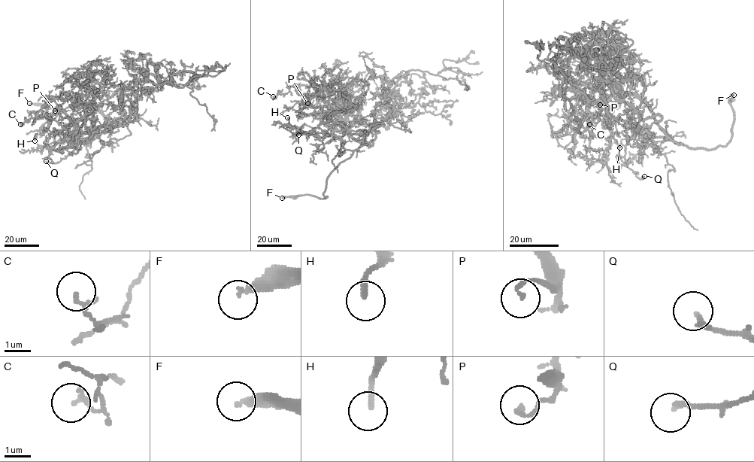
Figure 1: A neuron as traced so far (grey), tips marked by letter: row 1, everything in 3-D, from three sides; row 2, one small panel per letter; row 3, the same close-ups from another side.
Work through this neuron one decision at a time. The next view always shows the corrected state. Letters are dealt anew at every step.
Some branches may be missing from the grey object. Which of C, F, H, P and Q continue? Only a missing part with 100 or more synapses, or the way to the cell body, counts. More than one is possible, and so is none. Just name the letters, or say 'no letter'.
F

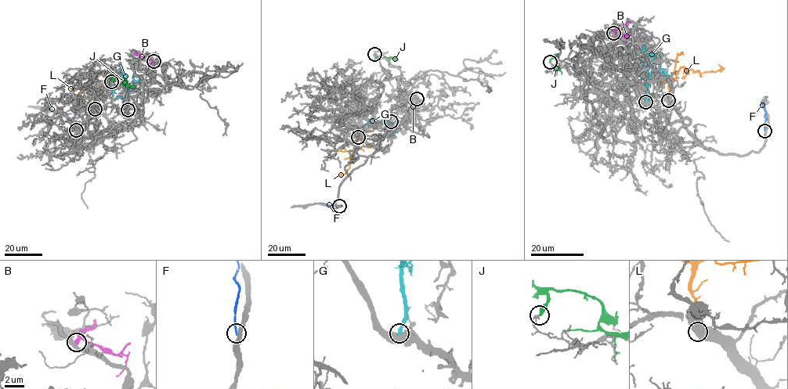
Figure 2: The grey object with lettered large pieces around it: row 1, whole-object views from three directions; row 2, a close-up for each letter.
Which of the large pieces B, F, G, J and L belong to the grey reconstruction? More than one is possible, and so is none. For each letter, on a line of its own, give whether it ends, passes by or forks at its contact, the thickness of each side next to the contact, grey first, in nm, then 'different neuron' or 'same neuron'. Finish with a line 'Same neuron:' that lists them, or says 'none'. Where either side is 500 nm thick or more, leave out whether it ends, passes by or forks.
B: it ends; calibres 360 and 360 nm; different neuron
F: it ends; calibres 460 and 200 nm; different neuron
G: calibres 600 and 440 nm; different neuron
J: it ends; calibres 140 and 320 nm; different neuron
L: calibres 850 and 320 nm; different neuron
Same neuron: none

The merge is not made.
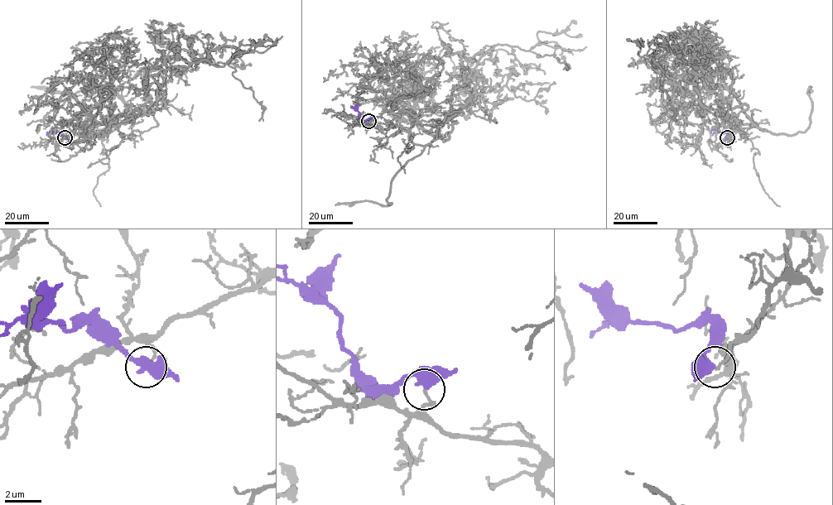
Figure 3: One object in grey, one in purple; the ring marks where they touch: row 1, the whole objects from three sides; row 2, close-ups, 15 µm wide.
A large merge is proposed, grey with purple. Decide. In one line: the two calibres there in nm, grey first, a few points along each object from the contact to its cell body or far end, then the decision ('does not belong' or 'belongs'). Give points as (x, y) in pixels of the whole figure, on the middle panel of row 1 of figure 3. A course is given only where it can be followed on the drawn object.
130 nm thick on the grey side, 440 nm on the other; grey runs (368, 121), (406, 127), (414, 143), (427, 145), (466, 103), (469, 58), (486, 45), (555, 56), (563, 69); purple runs (368, 121), (363, 120), (358, 112), (350, 106); does not belong

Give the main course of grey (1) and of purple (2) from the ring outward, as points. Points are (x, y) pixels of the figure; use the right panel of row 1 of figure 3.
1: (727, 137), (734, 124), (752, 122), (741, 111), (704, 107), (655, 56), (676, 121)
2: (727, 137), (726, 132), (712, 135)

